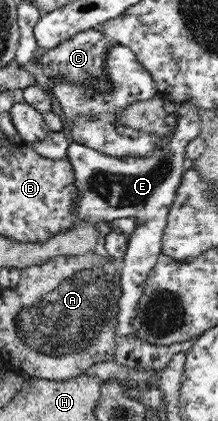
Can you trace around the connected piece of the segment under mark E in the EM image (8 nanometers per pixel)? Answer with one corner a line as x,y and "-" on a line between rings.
160,100
165,114
176,116
175,132
167,141
152,150
148,155
140,157
112,157
104,152
88,146
70,143
66,157
75,169
76,185
82,199
78,201
80,221
96,222
116,221
129,218
138,222
136,229
129,235
110,232
106,235
105,247
108,255
122,261
122,270
118,276
117,325
115,329
114,363
130,370
144,372
162,372
178,353
186,353
192,347
193,340
172,345
150,345
134,335
133,319
137,302
144,293
144,283
159,255
163,252
163,234
168,222
168,213
174,203
178,185
182,181
187,167
186,145
201,133
200,111
195,103
180,104

